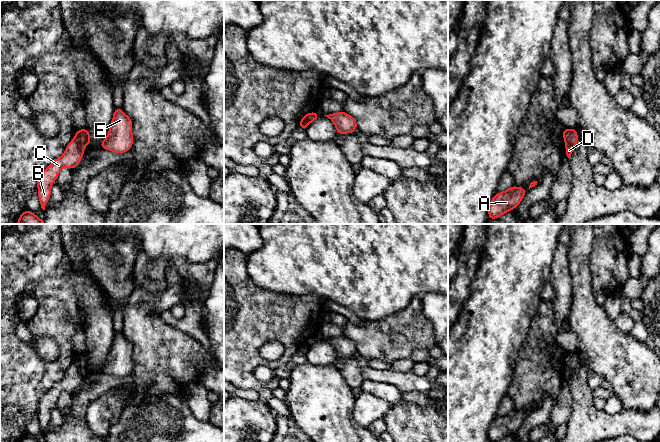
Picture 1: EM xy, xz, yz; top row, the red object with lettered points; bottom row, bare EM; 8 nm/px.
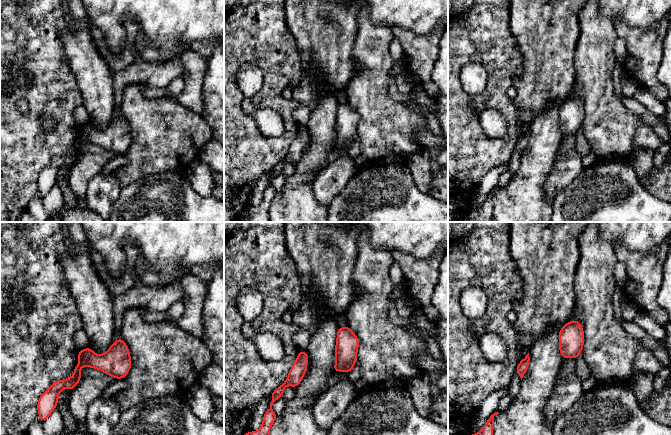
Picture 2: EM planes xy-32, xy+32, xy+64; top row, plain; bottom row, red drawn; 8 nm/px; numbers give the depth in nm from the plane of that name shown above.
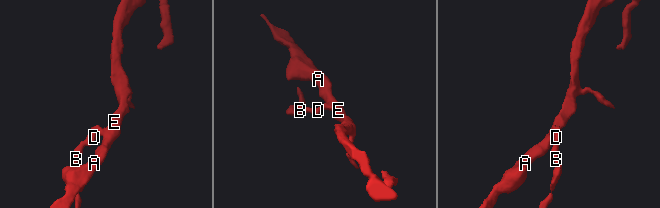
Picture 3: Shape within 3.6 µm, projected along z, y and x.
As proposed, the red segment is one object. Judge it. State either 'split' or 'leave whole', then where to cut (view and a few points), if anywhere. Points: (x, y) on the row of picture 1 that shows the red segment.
split | xy (80, 130), (80, 138), (85, 144)

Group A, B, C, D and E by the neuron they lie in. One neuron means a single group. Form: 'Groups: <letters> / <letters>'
Groups: A E / B C D

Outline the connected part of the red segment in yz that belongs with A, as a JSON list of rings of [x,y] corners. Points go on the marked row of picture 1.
[[[513,186],[504,192],[495,194],[489,204],[488,220],[501,217],[507,211],[515,209],[526,192],[524,188]]]

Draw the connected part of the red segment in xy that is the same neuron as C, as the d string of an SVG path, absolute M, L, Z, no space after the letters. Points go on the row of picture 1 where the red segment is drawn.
M77 130L74 139L68 144L64 154L55 159L54 162L43 171L37 186L41 208L45 210L45 205L51 195L51 185L57 179L63 167L74 169L81 161L84 154L85 143L80 139L81 130Z

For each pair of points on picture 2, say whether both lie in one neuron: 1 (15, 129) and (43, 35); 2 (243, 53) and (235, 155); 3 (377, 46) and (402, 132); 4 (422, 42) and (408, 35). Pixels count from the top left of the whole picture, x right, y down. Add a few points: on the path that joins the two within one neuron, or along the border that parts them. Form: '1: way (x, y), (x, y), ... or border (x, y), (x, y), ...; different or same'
1: way (38, 106), (43, 100), (43, 59); same
2: way (273, 78), (288, 134), (271, 150); same
3: way (377, 67), (377, 107), (381, 111); same
4: way (419, 42), (415, 42), (411, 38); same

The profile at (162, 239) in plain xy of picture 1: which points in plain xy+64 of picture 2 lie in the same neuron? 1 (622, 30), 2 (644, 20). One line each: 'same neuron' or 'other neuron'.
1: other neuron
2: same neuron

